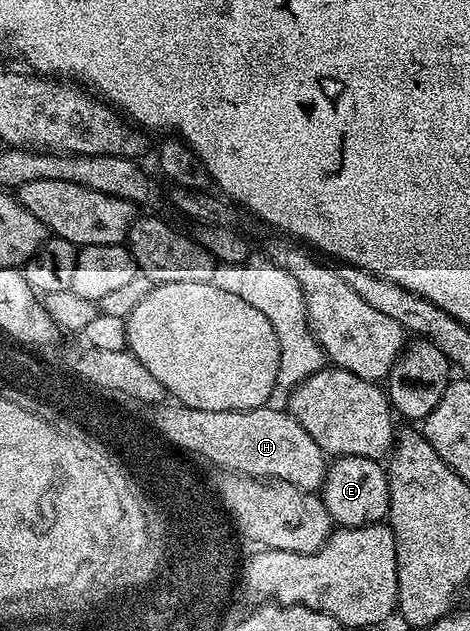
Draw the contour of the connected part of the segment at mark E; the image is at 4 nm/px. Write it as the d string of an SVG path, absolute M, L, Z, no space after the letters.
M335 457L326 466L326 475L322 481L322 486L320 488L320 496L324 507L328 511L331 522L335 526L345 527L351 529L352 527L364 527L365 525L377 525L379 523L385 522L387 520L390 511L390 488L388 487L388 479L386 478L386 471L381 460L373 461L367 457Z

